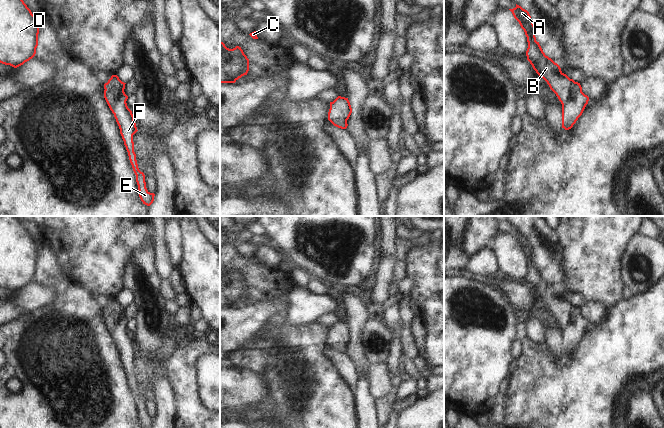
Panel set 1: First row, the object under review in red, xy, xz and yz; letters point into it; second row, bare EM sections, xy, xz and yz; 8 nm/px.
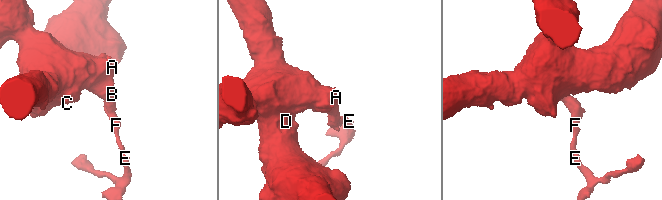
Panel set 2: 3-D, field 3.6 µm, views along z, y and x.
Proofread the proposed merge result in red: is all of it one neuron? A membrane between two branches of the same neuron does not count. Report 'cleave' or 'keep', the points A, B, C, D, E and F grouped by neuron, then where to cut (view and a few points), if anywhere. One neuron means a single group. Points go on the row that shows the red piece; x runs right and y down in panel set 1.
keep | A B C D E F | no cut

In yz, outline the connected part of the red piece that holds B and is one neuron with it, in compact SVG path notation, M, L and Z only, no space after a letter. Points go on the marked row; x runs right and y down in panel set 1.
M517 4L515 8L509 10L512 12L514 18L519 22L527 37L527 60L530 62L536 73L547 82L550 89L556 94L562 104L562 128L565 130L571 129L578 118L582 115L586 105L588 104L589 97L582 92L580 83L570 79L561 71L561 68L557 63L545 55L539 42L536 41L535 26L529 12Z

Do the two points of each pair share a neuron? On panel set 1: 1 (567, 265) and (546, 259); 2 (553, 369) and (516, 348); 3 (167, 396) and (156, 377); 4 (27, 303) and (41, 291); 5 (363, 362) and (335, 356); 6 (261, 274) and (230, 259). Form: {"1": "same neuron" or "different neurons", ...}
{"1": "different neurons", "2": "different neurons", "3": "same neuron", "4": "same neuron", "5": "different neurons", "6": "same neuron"}

